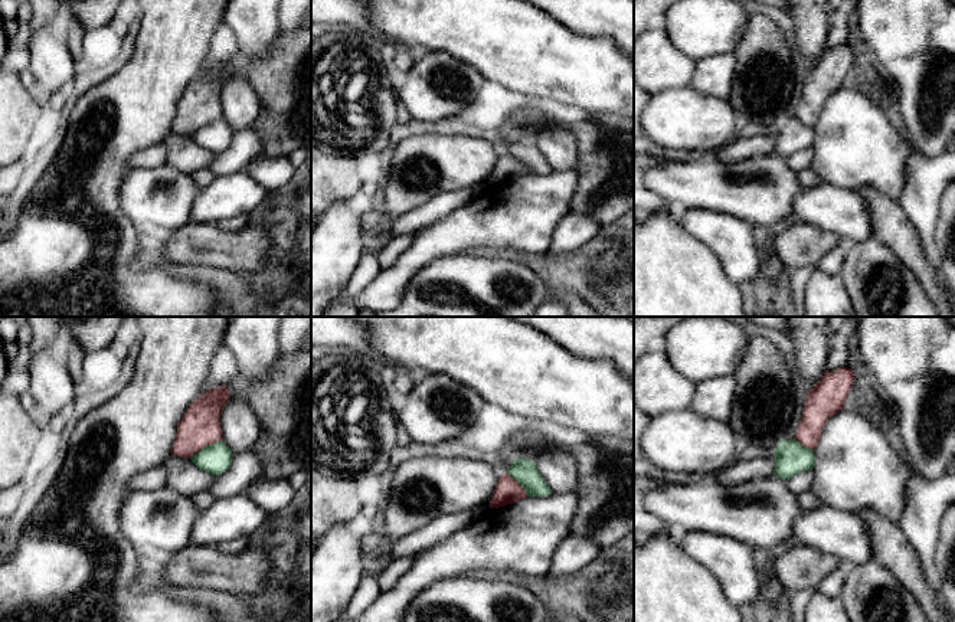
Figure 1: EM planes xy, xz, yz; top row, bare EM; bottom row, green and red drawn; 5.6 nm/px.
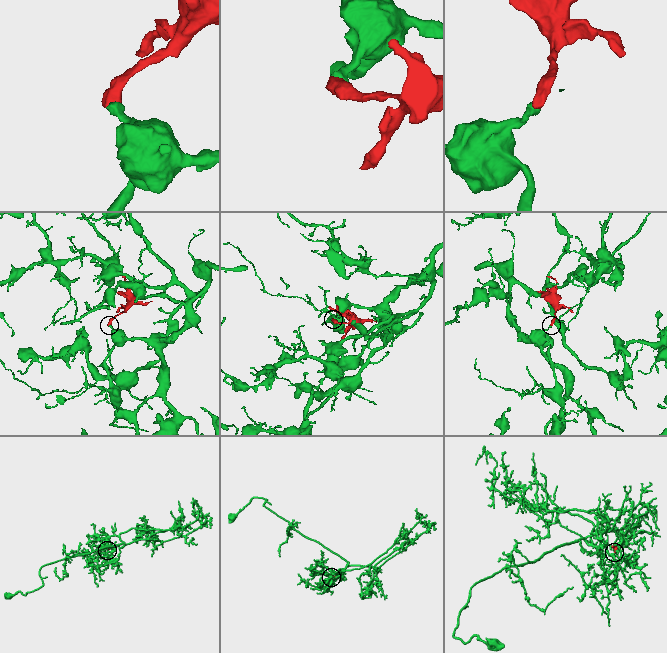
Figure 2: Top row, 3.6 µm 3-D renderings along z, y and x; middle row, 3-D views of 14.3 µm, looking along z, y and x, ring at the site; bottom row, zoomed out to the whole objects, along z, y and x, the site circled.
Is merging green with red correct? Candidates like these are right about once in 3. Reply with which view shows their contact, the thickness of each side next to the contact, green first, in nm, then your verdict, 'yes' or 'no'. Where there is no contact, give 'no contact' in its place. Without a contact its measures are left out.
xy | 160/220 nm | no

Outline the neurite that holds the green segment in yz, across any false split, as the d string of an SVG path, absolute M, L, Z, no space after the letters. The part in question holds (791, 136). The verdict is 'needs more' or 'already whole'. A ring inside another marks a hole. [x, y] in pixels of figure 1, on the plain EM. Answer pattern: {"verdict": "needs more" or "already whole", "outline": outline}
{"verdict": "already whole", "outline": "M795 115L781 118L775 127L774 153L782 157L812 147L815 143L814 127L802 124Z"}

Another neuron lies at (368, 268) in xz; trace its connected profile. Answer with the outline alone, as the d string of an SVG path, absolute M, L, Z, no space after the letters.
M364 249L347 284L340 294L327 304L321 317L360 317L359 311L350 304L350 299L370 284L380 271L377 252Z

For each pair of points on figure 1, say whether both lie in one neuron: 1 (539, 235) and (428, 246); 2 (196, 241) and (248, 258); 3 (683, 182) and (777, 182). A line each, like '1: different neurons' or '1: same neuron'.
1: same neuron
2: same neuron
3: same neuron

